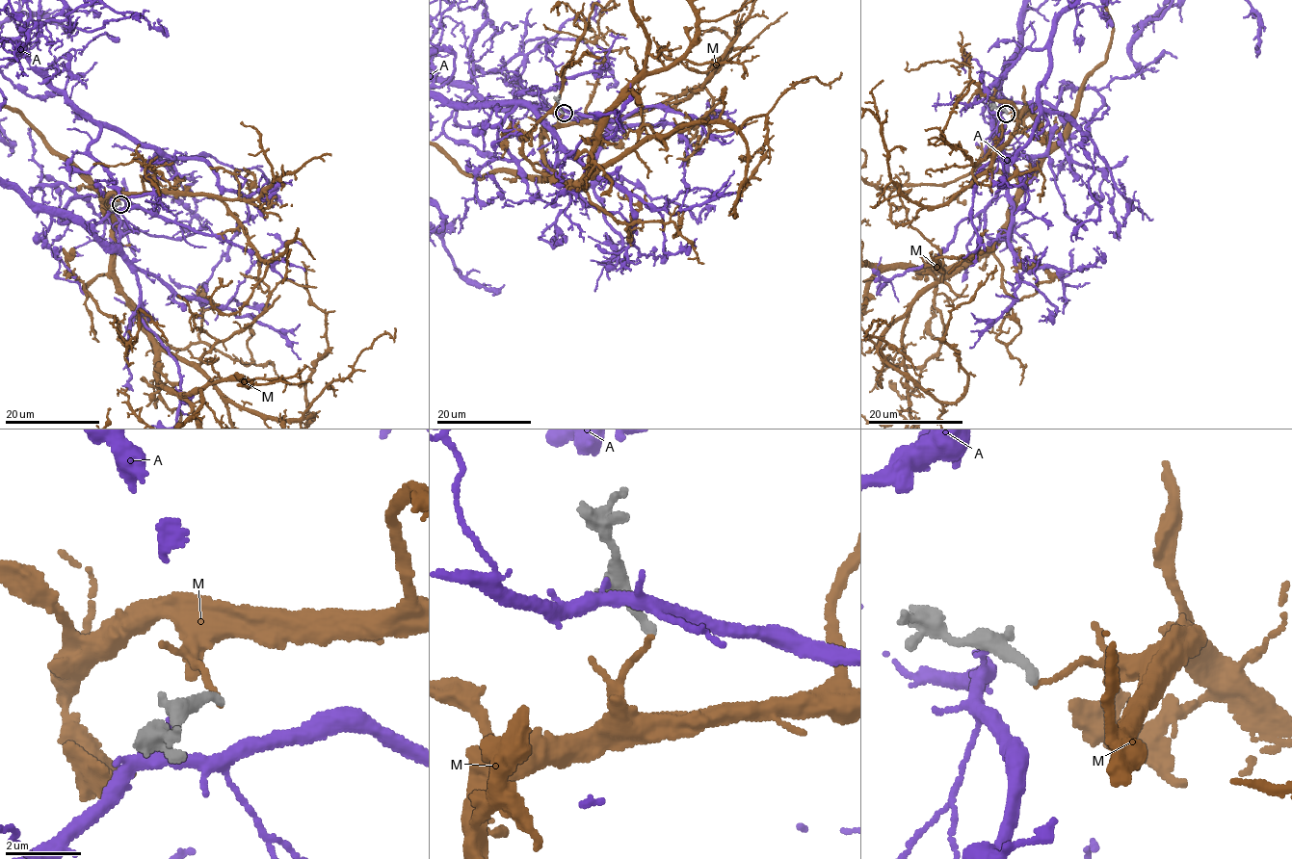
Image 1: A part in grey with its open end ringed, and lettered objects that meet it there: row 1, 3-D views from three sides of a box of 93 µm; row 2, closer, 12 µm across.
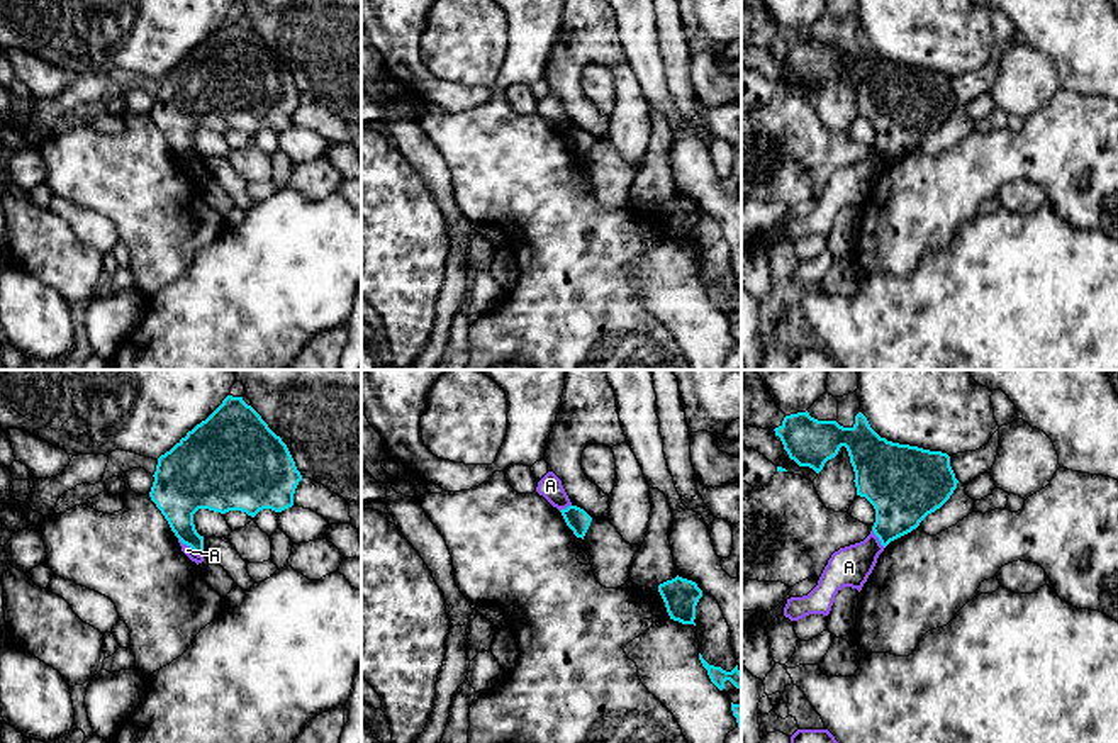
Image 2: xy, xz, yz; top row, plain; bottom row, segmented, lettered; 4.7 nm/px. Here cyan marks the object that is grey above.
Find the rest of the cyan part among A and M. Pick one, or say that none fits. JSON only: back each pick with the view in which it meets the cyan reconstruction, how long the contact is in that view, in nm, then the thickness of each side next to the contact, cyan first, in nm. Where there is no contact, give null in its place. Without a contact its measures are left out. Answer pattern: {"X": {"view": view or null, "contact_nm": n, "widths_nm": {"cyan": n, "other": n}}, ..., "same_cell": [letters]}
{"same_cell": []}

